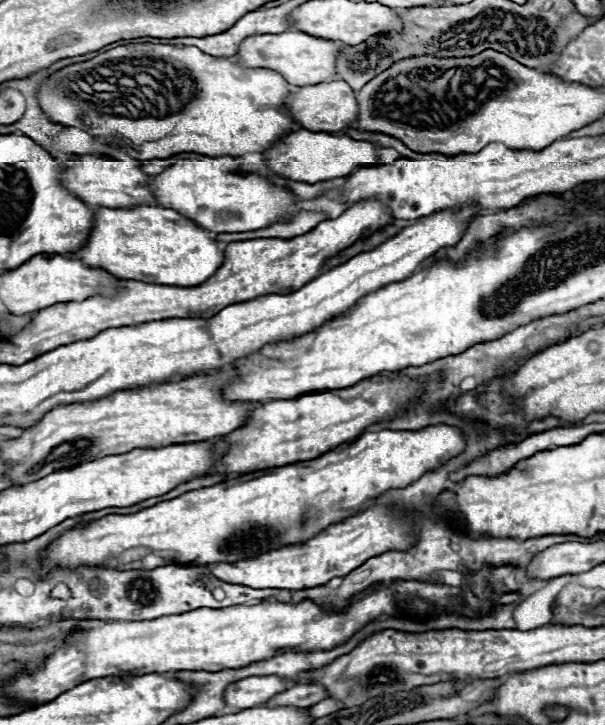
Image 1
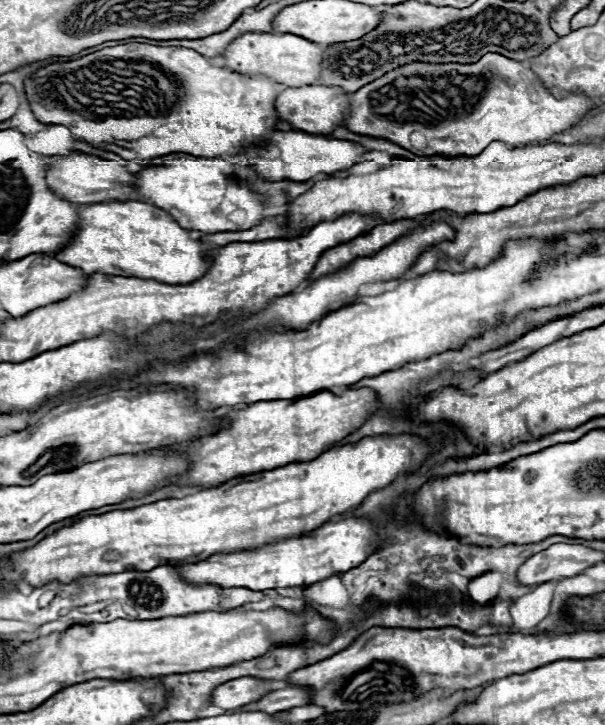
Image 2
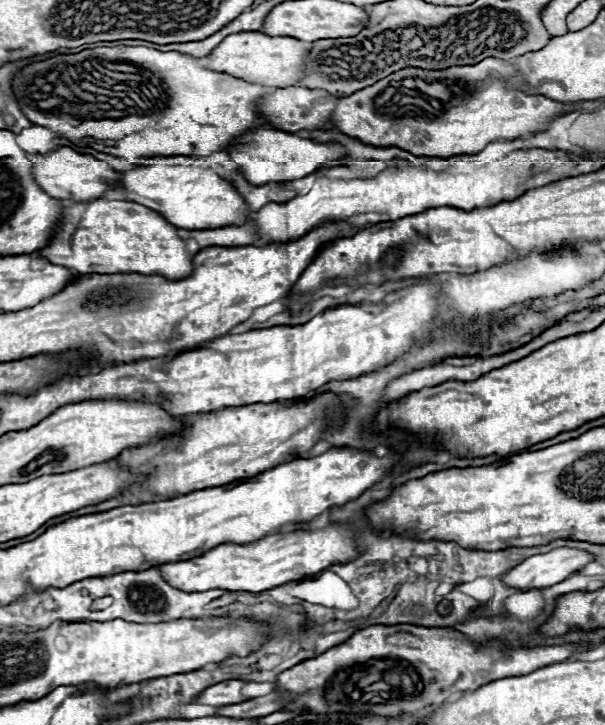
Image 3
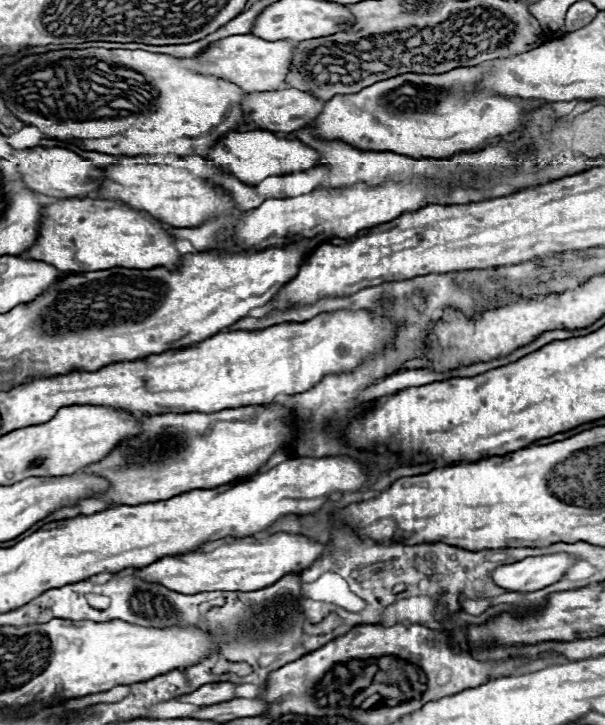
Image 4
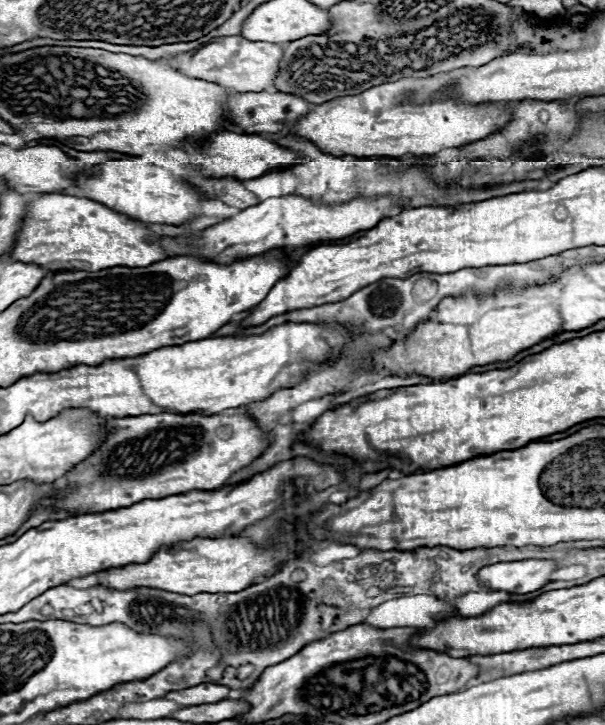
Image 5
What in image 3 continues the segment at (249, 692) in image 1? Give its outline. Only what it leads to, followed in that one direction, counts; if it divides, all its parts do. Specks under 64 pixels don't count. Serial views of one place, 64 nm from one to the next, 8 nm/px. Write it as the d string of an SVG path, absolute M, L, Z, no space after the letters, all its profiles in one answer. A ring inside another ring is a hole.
M226 680L226 682L218 682L214 686L208 686L206 690L202 690L202 694L198 694L198 698L194 698L194 702L198 704L208 704L208 706L228 706L228 704L238 704L244 702L246 698L242 696L242 686L246 682L242 680Z

